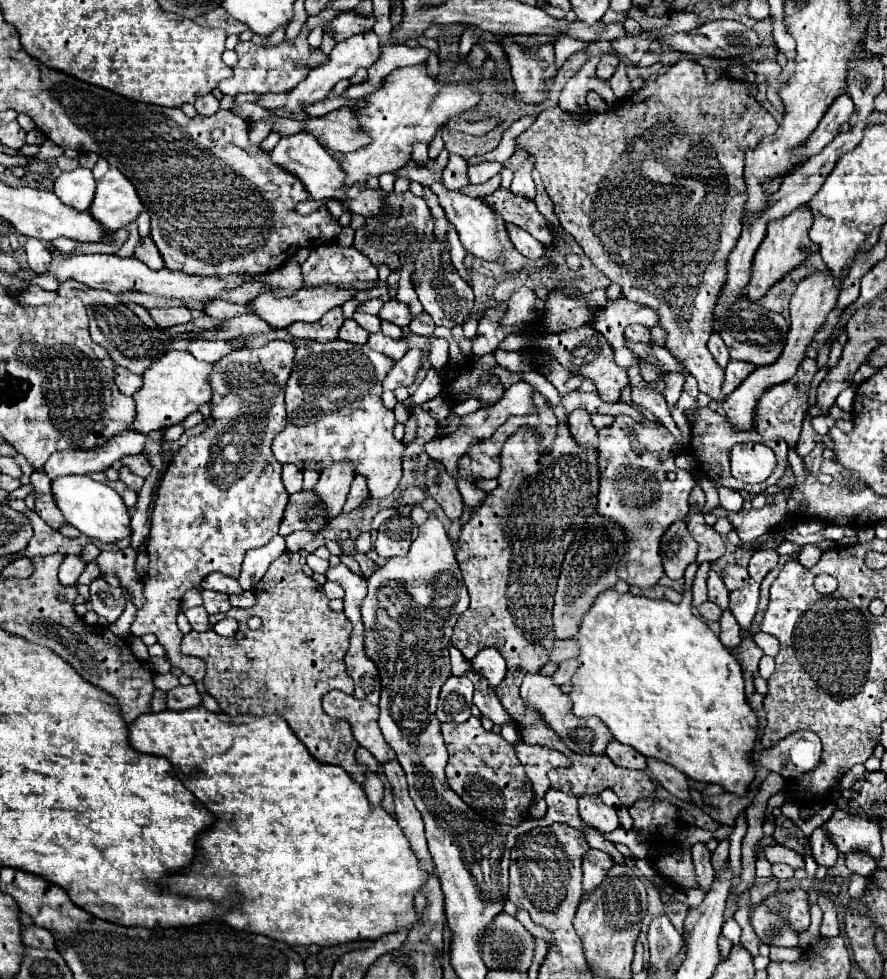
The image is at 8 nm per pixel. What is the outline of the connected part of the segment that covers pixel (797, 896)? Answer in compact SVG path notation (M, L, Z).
M799 887L789 889L789 891L779 891L767 899L767 907L771 911L785 909L789 923L793 925L795 931L805 931L809 927L809 903L807 903L807 893Z

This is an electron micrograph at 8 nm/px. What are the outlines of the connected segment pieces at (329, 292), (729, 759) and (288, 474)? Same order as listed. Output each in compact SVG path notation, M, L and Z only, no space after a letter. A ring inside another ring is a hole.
M379 281L377 283L369 283L369 287L353 287L353 291L349 291L347 287L311 287L311 289L301 289L301 291L297 291L291 297L277 297L273 291L267 291L267 293L261 293L257 299L253 299L253 309L255 309L255 315L265 319L271 327L285 329L285 327L289 327L291 323L297 323L297 321L315 323L329 309L341 307L345 301L355 299L355 295L359 291L367 291L367 289L373 289L377 285L379 285Z
M605 591L597 597L597 601L593 603L591 611L583 617L581 621L581 629L575 635L575 639L579 641L579 669L573 675L571 683L573 683L573 691L571 691L571 701L573 701L573 713L577 717L599 717L611 731L613 737L625 745L631 745L633 749L637 749L641 755L645 757L653 757L659 761L665 761L669 765L673 765L675 769L679 769L683 775L687 775L693 781L701 781L701 783L717 783L721 785L725 791L735 793L737 797L745 797L749 793L749 785L755 779L755 765L751 763L751 753L755 747L755 739L757 739L757 715L755 711L749 707L749 703L745 701L745 691L743 691L743 675L741 675L741 665L739 661L723 647L723 643L719 641L719 637L705 625L703 619L695 617L691 613L692 608L692 591L683 592L683 599L679 605L669 603L669 601L657 601L657 599L647 599L647 597L635 597L631 593L617 593L617 591Z
M283 465L283 485L289 493L299 491L303 487L303 473L295 465Z

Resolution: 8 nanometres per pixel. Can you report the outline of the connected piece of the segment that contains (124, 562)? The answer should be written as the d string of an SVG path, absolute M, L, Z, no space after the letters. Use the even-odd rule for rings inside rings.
M127 547L123 551L103 551L95 561L101 567L101 573L115 573L123 587L131 593L135 607L141 609L145 605L145 595L143 595L143 583L141 577L135 571L135 557L137 551L133 547Z

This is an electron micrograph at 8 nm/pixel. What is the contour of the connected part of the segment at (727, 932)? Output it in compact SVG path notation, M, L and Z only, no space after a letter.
M731 918L724 922L721 934L731 940L733 944L737 944L740 942L741 928L738 923Z

